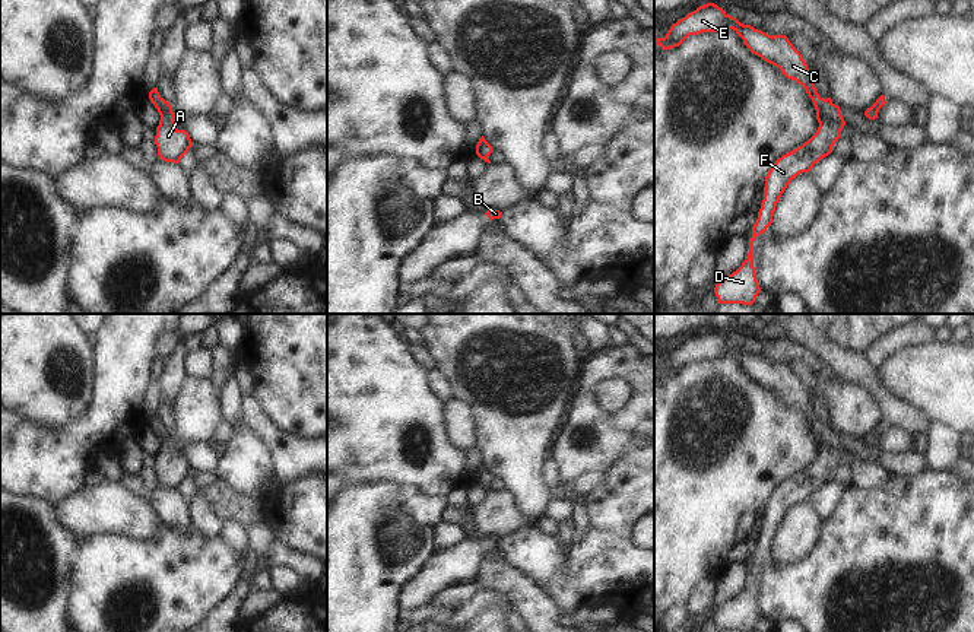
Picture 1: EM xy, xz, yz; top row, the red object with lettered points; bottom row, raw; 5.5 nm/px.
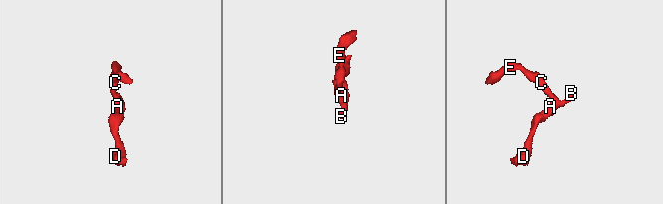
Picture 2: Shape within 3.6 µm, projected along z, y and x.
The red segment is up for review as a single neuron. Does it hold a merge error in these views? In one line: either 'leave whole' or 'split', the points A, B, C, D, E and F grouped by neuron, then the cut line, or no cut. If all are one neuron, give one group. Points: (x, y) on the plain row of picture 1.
leave whole | A B C D E F | no cut

